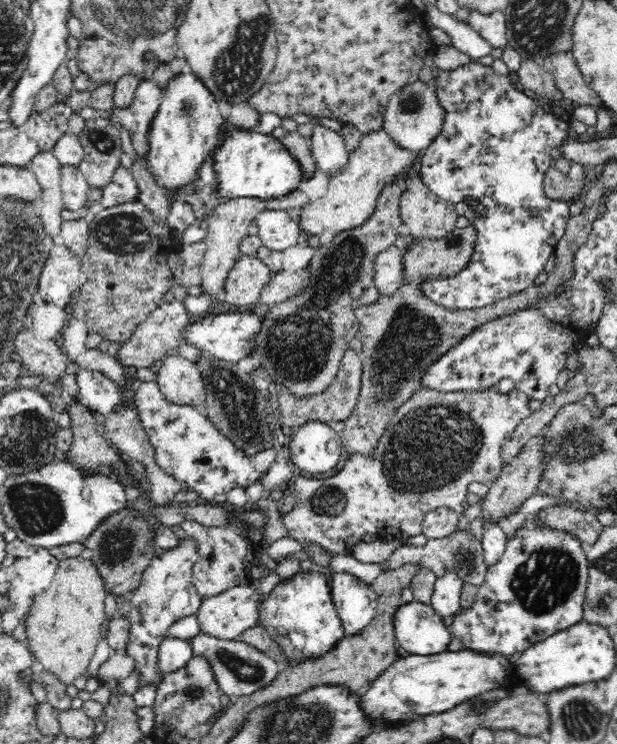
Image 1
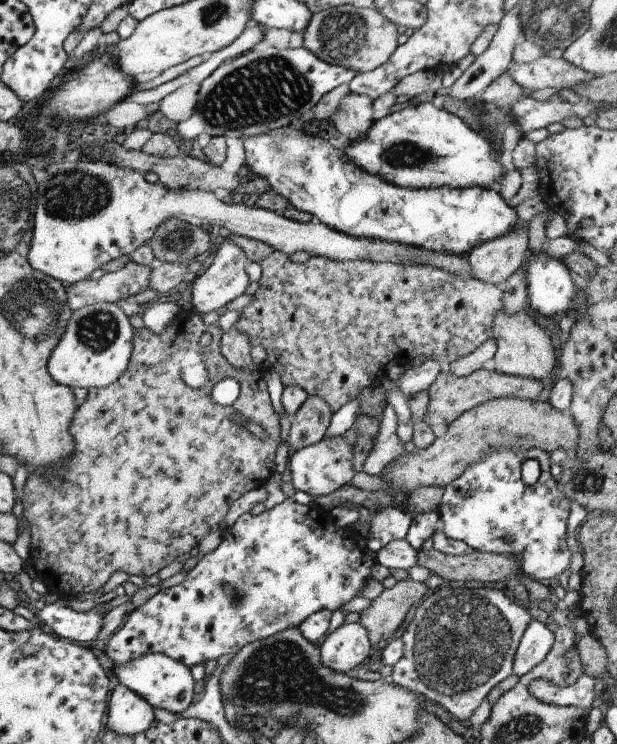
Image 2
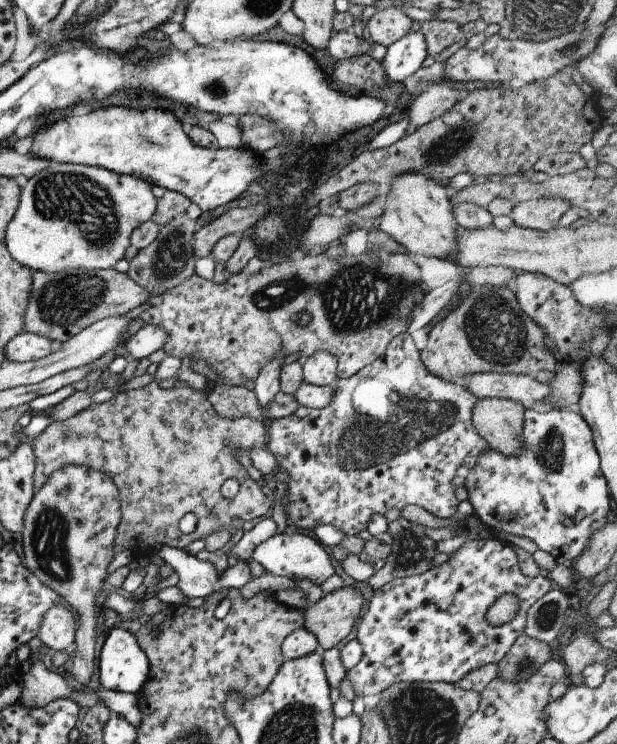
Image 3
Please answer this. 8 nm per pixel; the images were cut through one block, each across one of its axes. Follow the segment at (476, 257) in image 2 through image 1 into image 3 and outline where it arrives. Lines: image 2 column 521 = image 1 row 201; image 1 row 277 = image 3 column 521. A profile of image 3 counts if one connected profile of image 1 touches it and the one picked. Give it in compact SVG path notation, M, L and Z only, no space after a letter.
M544 198L515 204L509 215L521 228L545 232L558 227L561 216L572 206L560 198Z

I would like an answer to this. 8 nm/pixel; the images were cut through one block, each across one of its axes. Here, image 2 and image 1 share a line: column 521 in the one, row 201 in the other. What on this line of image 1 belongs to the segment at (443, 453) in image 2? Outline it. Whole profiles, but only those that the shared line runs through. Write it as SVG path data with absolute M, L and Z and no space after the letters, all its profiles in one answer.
M418 175L408 179L408 186L401 194L399 210L401 220L408 226L410 236L414 239L434 240L446 237L456 229L459 218L453 204L442 200L436 193L432 193Z

